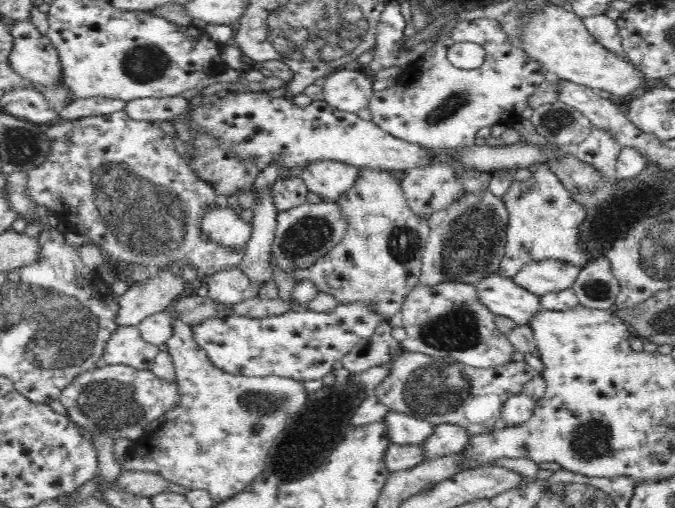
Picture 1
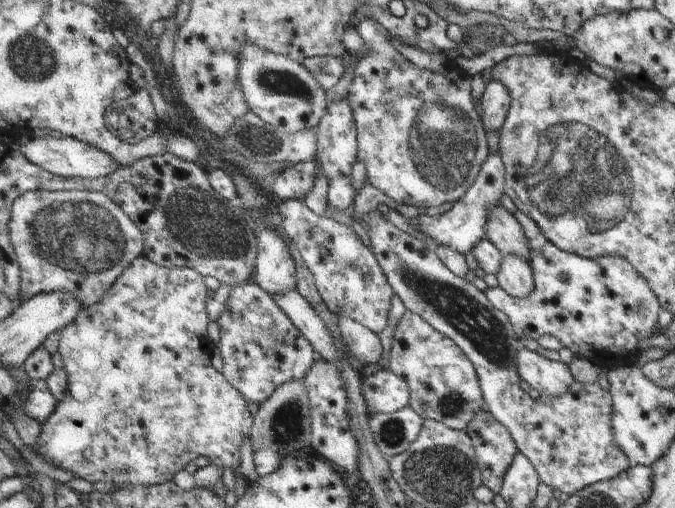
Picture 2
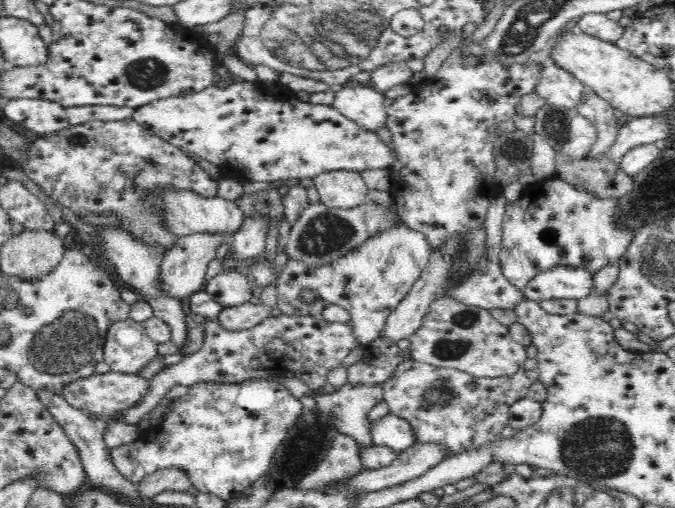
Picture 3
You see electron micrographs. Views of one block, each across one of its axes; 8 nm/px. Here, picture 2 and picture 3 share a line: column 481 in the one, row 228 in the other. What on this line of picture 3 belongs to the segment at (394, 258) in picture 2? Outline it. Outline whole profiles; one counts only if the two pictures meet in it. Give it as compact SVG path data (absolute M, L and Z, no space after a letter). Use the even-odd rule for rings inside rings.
M373 202L350 209L328 208L323 203L311 203L292 224L285 250L290 259L302 261L308 267L324 266L364 244L364 240L368 240L373 233L388 228L394 218L398 218L395 207L383 208Z

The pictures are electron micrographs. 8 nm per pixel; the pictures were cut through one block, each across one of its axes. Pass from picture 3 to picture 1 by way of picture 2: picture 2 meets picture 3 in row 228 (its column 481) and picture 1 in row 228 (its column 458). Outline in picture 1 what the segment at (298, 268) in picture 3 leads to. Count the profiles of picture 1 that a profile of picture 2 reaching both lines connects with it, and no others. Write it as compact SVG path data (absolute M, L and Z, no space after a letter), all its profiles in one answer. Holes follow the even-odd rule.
M357 168L353 185L341 192L336 200L336 207L345 221L344 238L310 268L296 269L287 274L292 274L295 281L310 280L318 290L334 295L339 303L351 303L355 300L362 301L364 305L374 303L374 309L378 309L382 317L394 317L405 296L420 281L425 241L429 235L427 218L412 211L402 189L402 180L394 176L394 171L385 168Z

